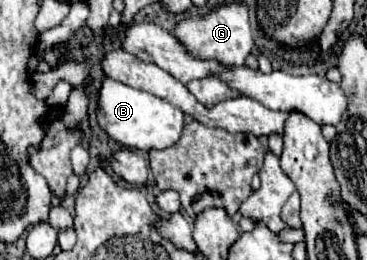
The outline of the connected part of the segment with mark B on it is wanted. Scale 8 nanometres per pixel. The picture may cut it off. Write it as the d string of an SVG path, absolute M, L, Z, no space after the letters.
M108 78L104 80L100 90L98 122L114 142L148 152L152 148L160 150L178 142L184 126L184 112L162 98L156 98L142 90L134 90L122 82Z

